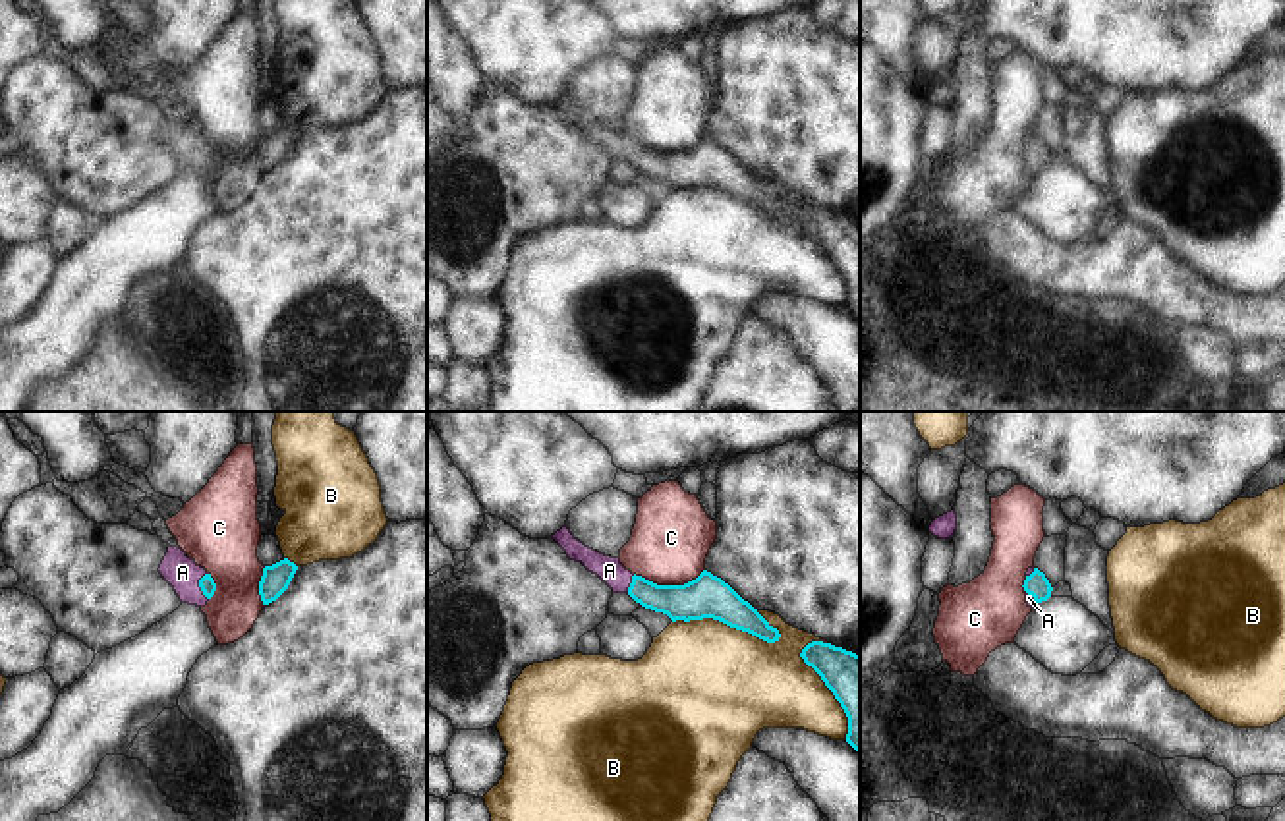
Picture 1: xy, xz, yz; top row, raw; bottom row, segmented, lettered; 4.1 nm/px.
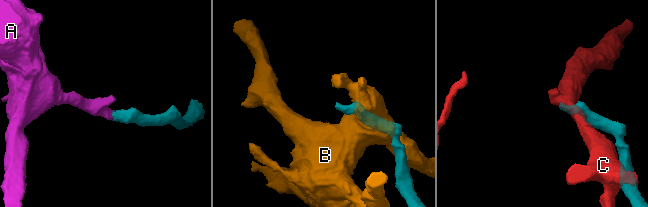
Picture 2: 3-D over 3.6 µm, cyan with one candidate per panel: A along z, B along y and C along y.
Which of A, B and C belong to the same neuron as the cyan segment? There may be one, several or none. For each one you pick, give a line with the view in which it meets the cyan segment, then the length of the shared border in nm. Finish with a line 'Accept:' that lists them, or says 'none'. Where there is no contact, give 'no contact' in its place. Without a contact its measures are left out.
A: contact in xy; length 120 nm
Accept: A

